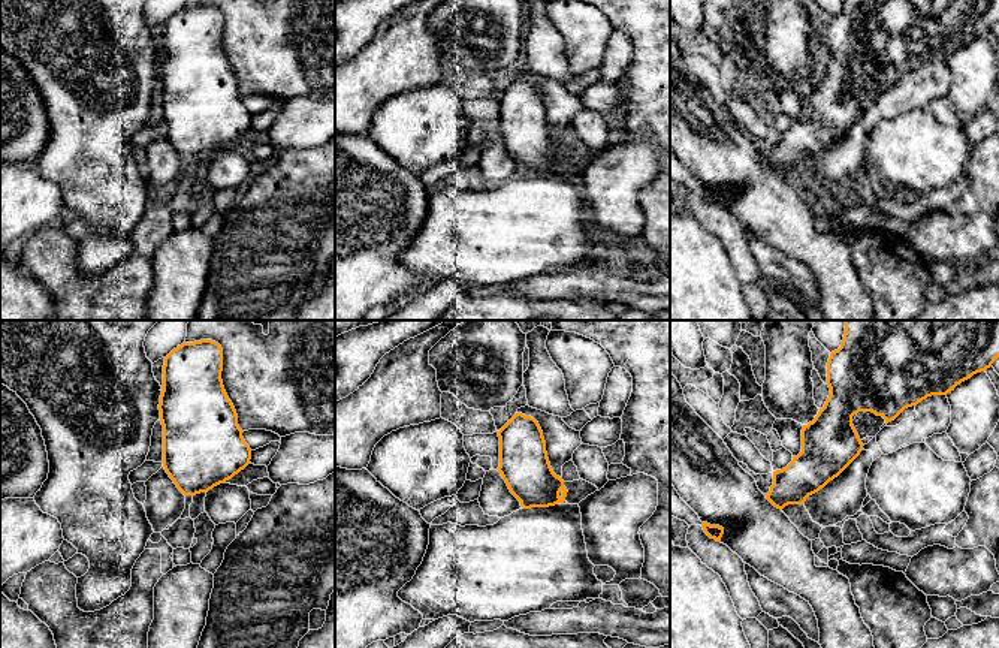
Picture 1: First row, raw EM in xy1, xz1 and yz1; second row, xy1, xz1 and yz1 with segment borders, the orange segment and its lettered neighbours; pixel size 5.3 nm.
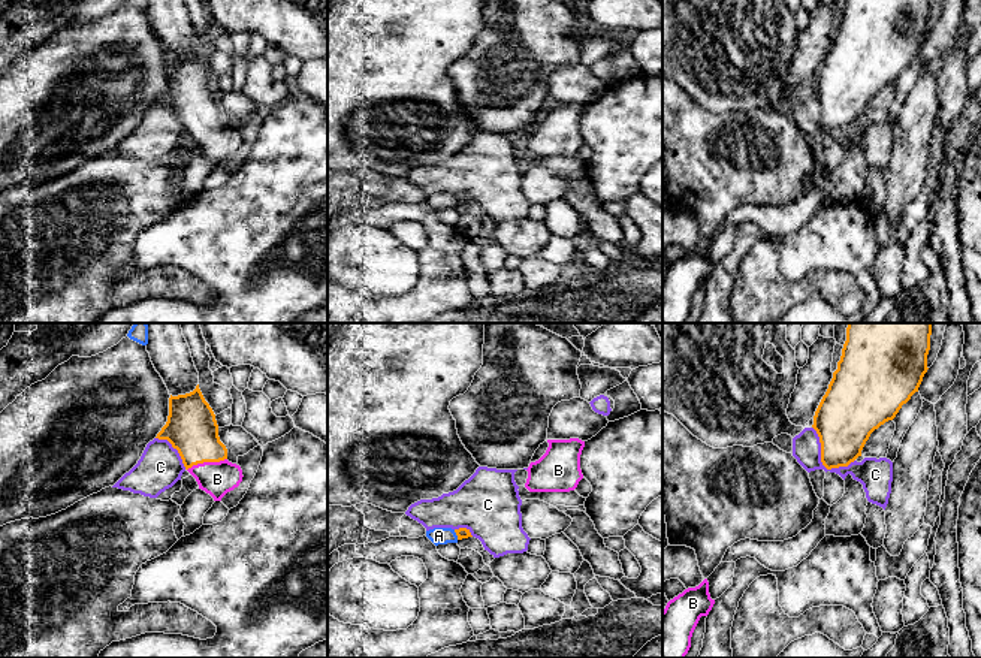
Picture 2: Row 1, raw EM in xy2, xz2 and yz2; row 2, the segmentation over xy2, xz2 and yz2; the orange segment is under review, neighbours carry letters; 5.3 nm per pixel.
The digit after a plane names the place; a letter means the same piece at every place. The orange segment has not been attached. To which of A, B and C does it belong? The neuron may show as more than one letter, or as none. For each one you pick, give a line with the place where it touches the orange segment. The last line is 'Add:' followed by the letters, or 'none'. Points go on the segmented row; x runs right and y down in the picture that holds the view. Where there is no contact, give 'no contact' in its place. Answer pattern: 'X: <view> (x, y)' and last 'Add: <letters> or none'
B: xy2 (207, 461)
Add: B

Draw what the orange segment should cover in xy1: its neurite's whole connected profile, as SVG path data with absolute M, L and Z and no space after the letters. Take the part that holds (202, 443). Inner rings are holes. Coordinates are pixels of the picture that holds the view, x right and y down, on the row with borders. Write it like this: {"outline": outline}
{"outline": "M212 340L182 343L165 358L159 404L163 467L184 495L208 492L244 470L251 459L236 410L224 391L221 371L223 349Z"}

